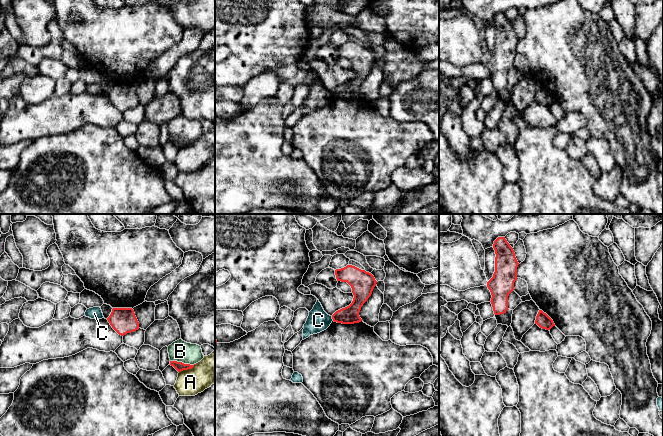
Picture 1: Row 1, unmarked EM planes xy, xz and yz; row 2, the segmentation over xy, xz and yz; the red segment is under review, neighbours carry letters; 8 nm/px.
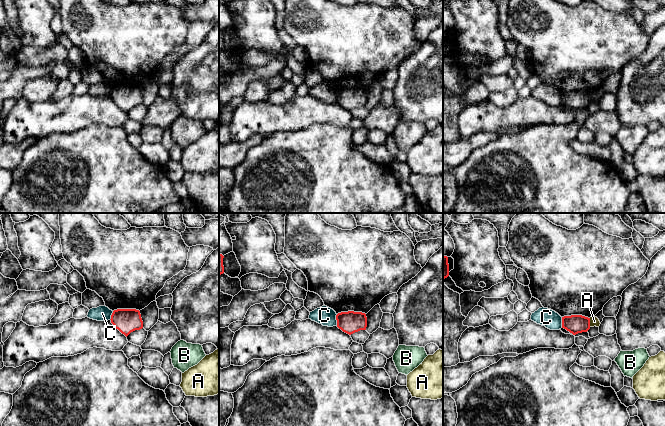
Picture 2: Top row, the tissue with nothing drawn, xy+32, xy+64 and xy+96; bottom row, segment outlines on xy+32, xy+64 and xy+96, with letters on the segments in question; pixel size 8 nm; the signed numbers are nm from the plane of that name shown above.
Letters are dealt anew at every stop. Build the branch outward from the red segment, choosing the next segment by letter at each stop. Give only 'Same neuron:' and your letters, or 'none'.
Same neuron: none

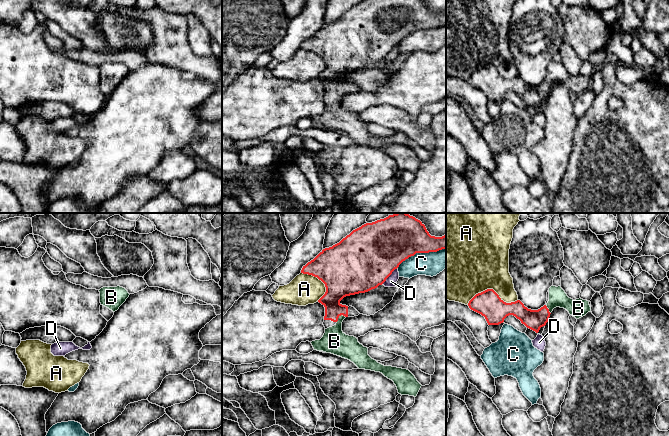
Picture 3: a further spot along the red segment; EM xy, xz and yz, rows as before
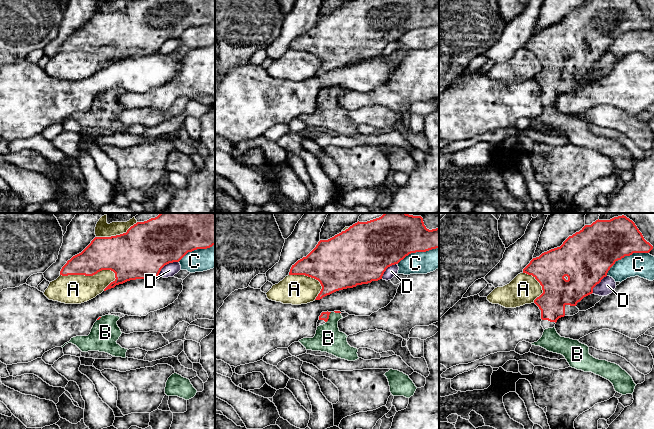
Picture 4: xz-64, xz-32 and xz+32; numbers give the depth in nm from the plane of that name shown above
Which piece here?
Same neuron: B

